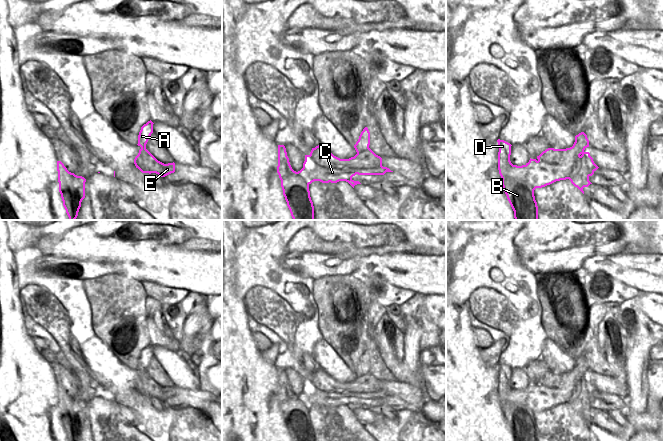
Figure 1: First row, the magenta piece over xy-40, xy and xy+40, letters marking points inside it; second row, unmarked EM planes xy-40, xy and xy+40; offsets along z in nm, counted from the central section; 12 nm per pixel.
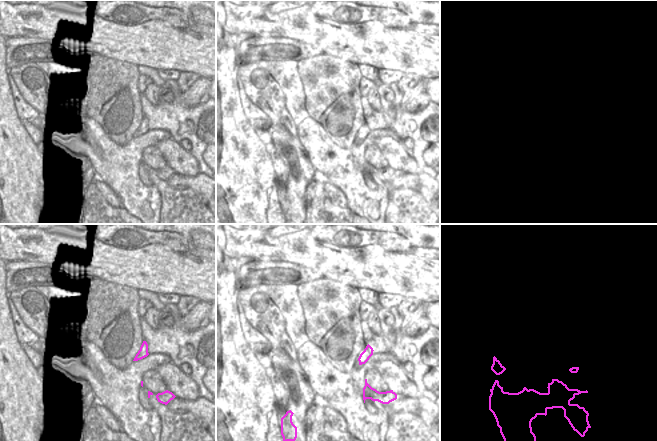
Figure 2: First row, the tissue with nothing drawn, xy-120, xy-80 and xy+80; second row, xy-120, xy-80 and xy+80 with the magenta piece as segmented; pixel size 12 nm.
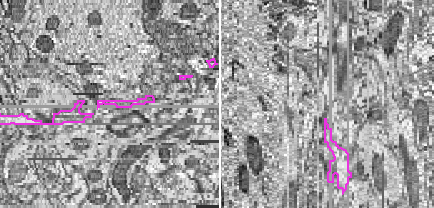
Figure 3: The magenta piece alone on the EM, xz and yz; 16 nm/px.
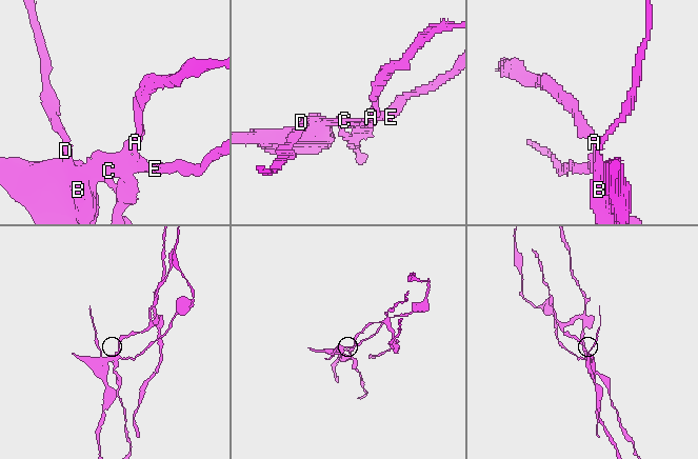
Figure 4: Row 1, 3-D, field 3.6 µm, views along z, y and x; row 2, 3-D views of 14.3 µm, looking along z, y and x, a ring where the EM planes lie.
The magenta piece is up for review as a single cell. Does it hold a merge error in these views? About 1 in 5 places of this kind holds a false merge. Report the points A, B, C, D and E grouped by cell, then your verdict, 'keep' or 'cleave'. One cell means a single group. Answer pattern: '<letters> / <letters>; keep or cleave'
A C E / B D; cleave

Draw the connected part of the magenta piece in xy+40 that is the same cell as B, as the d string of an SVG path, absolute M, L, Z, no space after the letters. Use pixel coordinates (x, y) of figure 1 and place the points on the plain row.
M500 363L497 366L498 394L514 441L538 441L534 414L554 407L553 404L545 402L538 390L531 387L531 382L525 389L513 389L510 385L512 369Z

